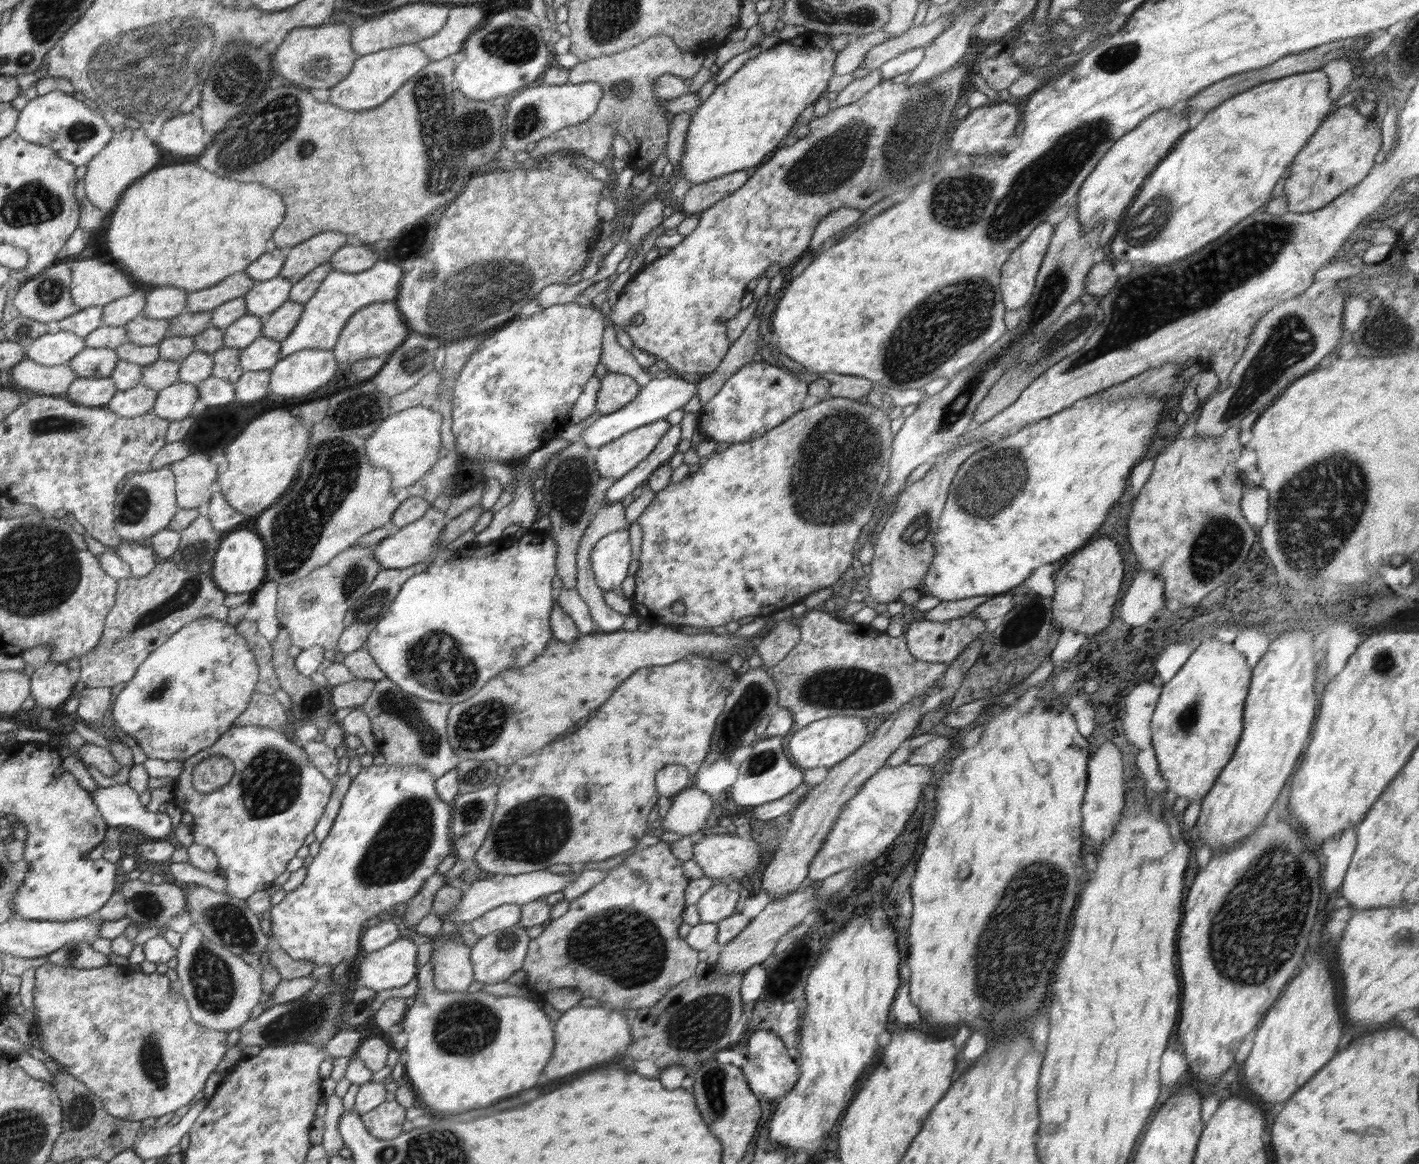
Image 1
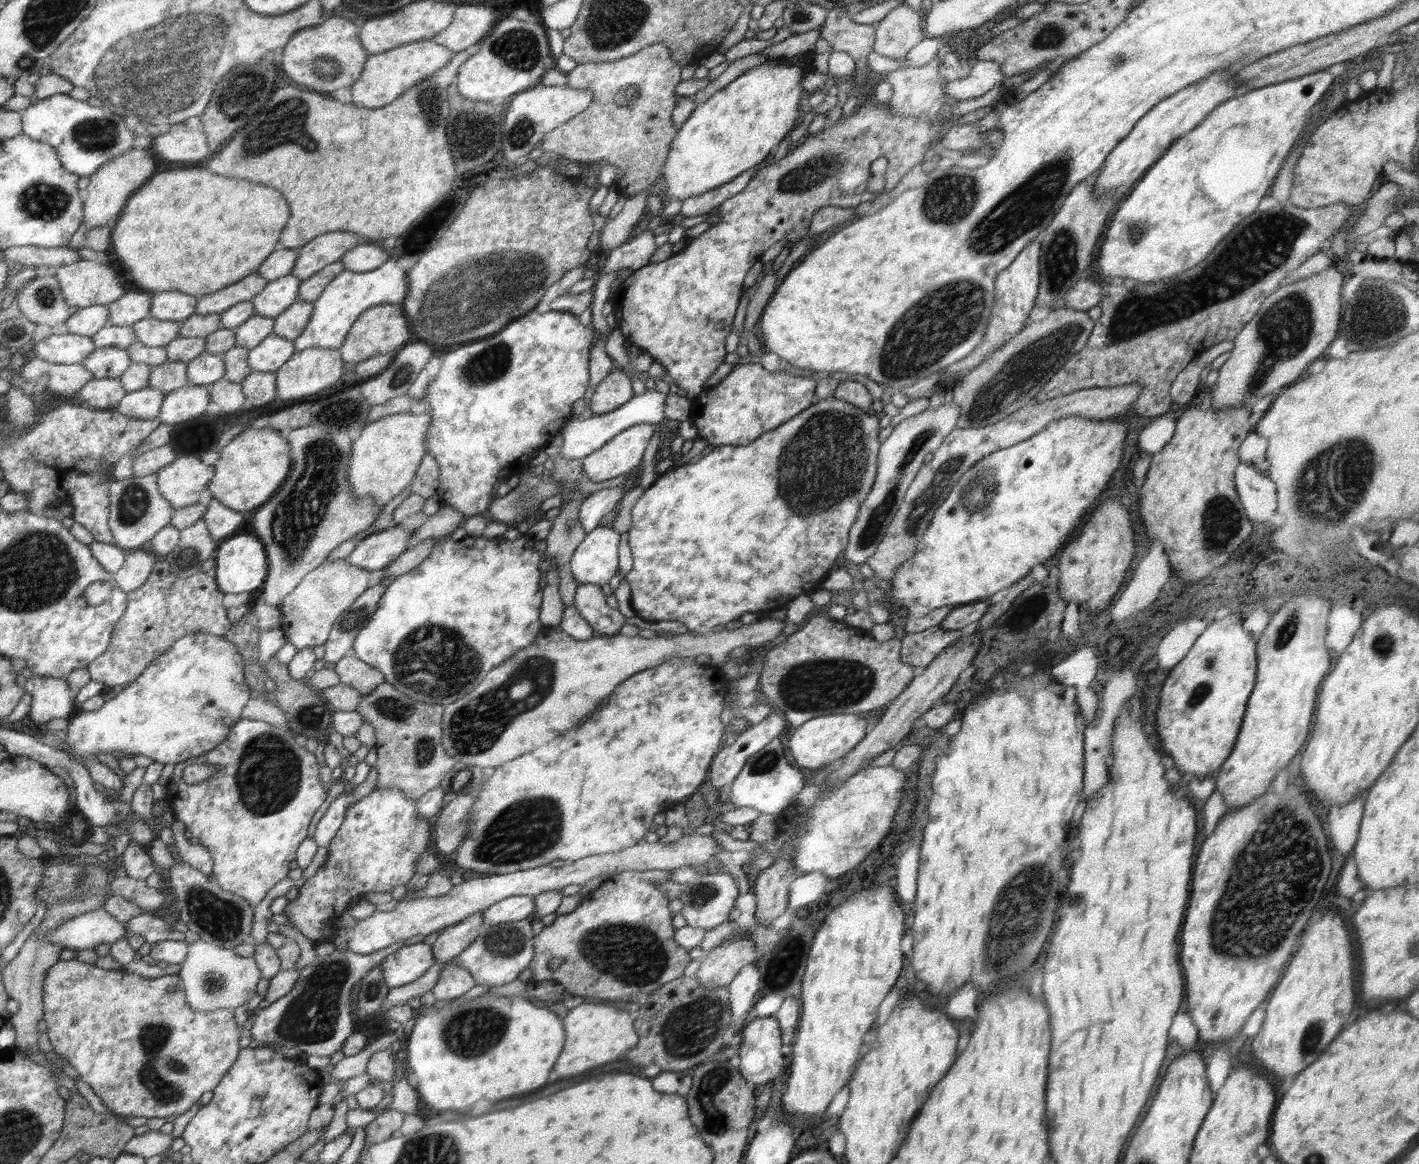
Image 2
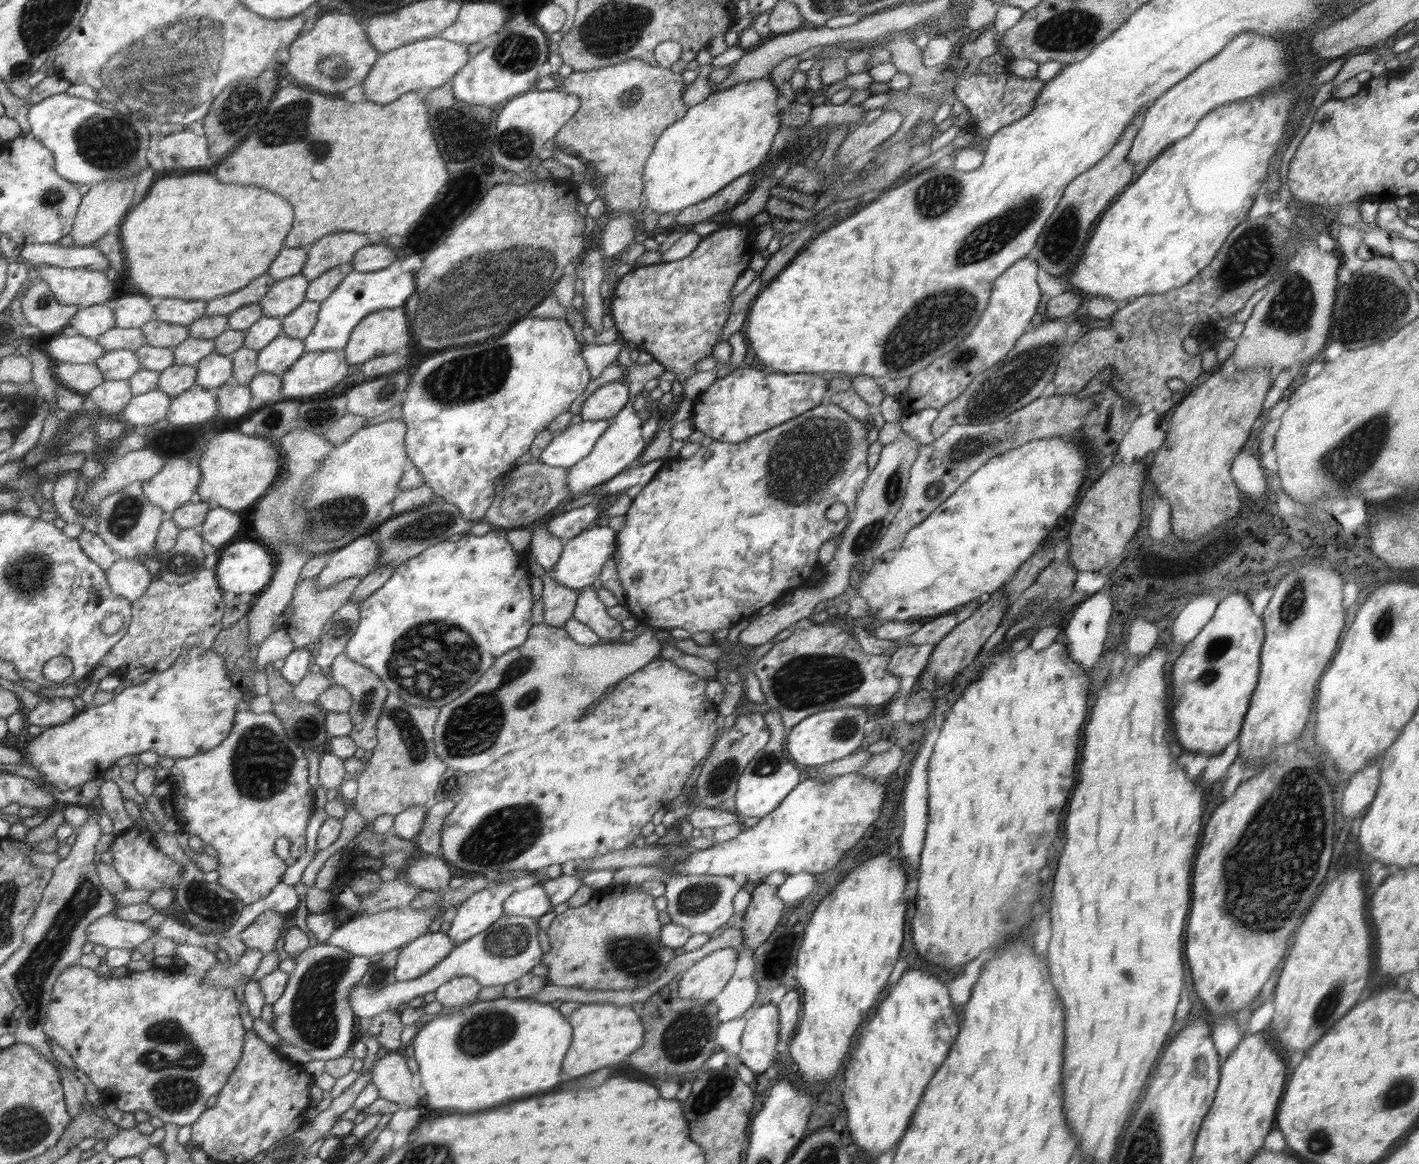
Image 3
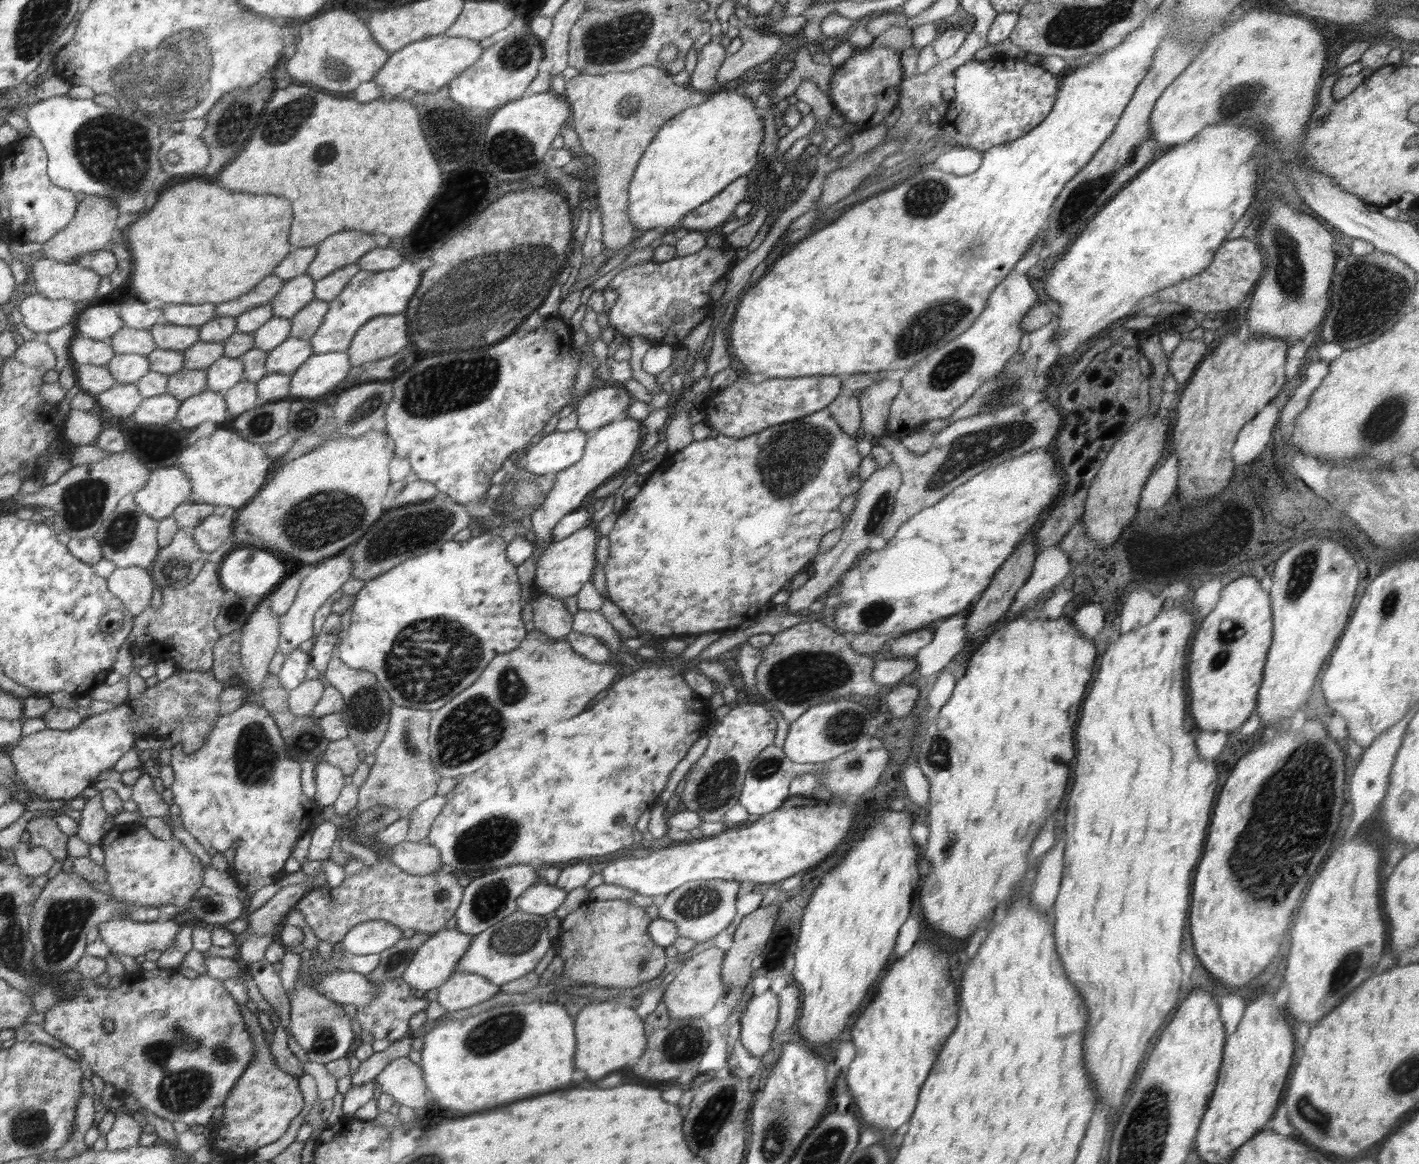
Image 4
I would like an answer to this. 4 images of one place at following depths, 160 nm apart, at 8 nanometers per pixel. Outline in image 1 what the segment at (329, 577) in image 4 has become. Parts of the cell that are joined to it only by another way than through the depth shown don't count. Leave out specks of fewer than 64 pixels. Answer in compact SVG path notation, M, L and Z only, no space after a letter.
M431 505L422 518L403 526L395 534L389 535L378 543L376 549L374 549L376 562L379 562L382 570L388 570L409 568L423 561L435 560L438 553L442 552L442 549L436 550L437 538L441 536L441 532L443 532L447 523L446 514L443 511L436 510Z

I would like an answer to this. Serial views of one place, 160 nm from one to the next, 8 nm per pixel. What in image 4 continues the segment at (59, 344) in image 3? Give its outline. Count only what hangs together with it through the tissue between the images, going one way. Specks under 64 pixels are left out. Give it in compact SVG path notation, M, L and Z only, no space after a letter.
M75 337L70 345L70 359L73 364L105 365L116 355L108 340Z

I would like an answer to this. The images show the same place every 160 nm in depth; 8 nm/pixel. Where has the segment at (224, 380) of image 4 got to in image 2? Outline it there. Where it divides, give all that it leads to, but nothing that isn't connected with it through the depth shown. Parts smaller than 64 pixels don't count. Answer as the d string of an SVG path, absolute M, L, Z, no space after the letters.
M202 352L187 362L187 382L192 385L208 385L224 376L224 354Z

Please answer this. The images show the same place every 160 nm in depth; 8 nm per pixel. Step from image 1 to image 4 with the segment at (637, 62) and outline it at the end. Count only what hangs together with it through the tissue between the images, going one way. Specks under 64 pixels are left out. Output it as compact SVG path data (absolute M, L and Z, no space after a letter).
M644 66L630 72L611 72L610 74L602 74L602 76L580 73L566 81L564 100L569 104L570 114L572 114L571 124L578 139L580 139L580 147L595 162L595 184L598 187L597 199L600 210L602 210L604 252L616 252L618 248L622 248L630 242L630 236L634 232L627 209L629 185L643 154L664 124L684 113L684 110L703 105L704 102L707 102L708 96L705 93L689 89L687 85L676 86L668 71L660 70L654 66Z

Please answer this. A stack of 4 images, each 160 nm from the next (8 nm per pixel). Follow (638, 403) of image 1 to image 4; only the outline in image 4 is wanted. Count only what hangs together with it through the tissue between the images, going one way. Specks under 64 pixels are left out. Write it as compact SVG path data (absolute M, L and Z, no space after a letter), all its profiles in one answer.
M578 428L568 432L555 430L550 435L543 437L536 446L532 446L530 450L527 450L524 456L521 457L520 465L534 474L559 473L561 470L575 465L583 458L589 437L588 432Z

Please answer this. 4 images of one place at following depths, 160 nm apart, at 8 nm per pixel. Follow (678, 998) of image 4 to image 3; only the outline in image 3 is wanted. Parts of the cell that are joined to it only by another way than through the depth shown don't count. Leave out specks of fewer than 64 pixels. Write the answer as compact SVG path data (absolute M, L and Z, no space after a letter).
M735 947L721 948L688 968L679 980L680 998L714 1001L734 976L738 955L739 949Z

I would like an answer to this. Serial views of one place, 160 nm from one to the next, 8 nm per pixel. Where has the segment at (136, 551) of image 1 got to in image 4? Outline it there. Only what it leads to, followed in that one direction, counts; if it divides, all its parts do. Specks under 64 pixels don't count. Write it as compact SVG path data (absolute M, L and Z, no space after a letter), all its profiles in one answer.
M128 566L116 568L107 579L107 587L112 595L122 600L125 612L138 618L148 608L152 598L152 580L145 568Z

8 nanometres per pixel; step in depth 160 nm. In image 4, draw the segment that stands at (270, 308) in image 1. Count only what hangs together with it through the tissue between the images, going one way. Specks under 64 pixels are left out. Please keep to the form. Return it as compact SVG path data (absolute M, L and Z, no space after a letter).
M307 273L286 281L278 296L269 302L272 314L278 318L291 319L298 314L304 306L310 304L315 298L315 279Z

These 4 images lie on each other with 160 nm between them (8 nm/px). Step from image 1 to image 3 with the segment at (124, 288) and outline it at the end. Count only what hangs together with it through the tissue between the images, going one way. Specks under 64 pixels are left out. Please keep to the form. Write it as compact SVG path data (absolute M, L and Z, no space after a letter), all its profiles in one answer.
M42 264L34 269L33 273L51 286L51 290L58 302L66 305L78 305L80 308L91 307L100 303L106 303L106 300L110 300L112 294L114 294L113 280L108 280L106 272L98 269L82 267L60 268L58 266Z

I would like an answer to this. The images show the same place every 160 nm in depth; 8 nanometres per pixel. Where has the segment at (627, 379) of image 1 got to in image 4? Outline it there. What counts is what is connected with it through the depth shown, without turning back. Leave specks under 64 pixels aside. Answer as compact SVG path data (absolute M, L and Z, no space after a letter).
M616 383L599 384L580 397L574 409L578 414L577 428L589 434L618 418L630 404L626 390L616 388Z

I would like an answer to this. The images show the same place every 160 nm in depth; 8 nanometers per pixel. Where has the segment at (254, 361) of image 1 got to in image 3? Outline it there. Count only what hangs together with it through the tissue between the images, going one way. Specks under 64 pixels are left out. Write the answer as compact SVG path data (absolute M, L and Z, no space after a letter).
M280 334L265 348L258 351L256 359L258 373L281 375L305 352L300 339Z

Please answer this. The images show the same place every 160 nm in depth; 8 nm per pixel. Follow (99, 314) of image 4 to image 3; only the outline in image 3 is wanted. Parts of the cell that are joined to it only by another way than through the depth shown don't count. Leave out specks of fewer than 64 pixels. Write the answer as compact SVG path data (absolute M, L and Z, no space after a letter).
M106 303L80 308L69 323L78 334L88 338L96 338L116 327L112 305Z

